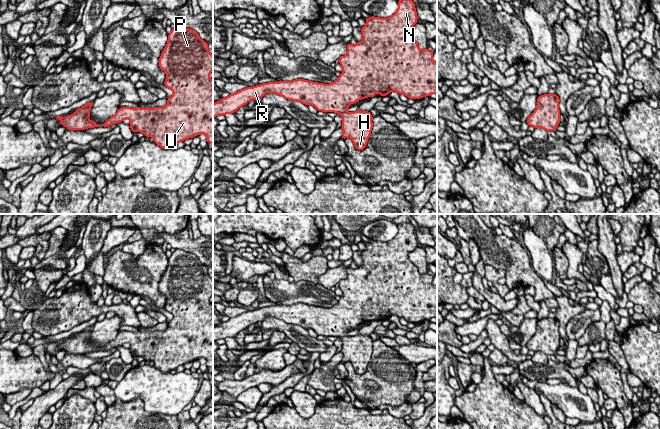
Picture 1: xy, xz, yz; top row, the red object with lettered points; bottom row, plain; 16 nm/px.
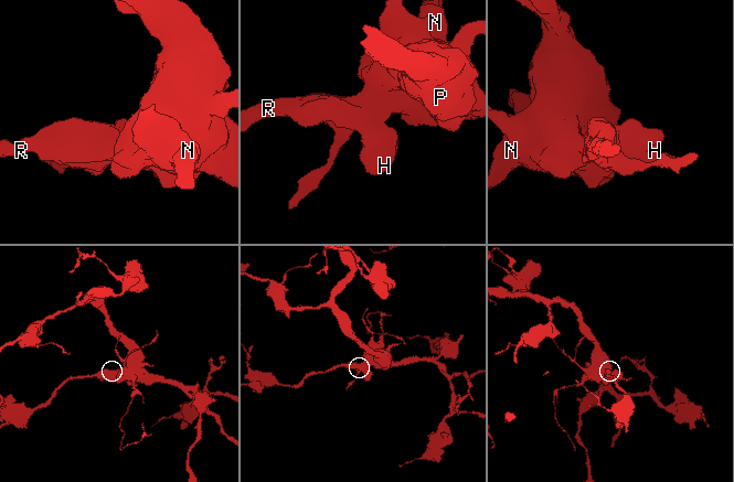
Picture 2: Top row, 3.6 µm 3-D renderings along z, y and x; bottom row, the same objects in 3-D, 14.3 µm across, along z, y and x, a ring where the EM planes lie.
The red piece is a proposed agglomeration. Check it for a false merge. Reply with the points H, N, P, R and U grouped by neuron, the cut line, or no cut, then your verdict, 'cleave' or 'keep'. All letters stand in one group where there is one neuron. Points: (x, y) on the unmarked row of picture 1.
H N P R U | no cut | keep

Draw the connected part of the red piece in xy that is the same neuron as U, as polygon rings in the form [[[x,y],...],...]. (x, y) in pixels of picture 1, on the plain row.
[[[176,249],[168,258],[168,266],[159,282],[159,292],[166,297],[164,309],[173,315],[164,331],[122,331],[103,349],[98,349],[89,343],[92,325],[76,333],[72,339],[56,342],[69,354],[108,351],[129,343],[129,350],[134,357],[141,356],[145,361],[152,361],[163,373],[170,373],[171,370],[201,357],[206,359],[208,367],[213,367],[213,304],[210,302],[213,295],[213,279],[208,274],[208,267],[203,265],[196,255]]]

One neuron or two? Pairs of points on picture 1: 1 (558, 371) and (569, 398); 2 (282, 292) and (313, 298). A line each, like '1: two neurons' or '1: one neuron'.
1: two neurons
2: one neuron

